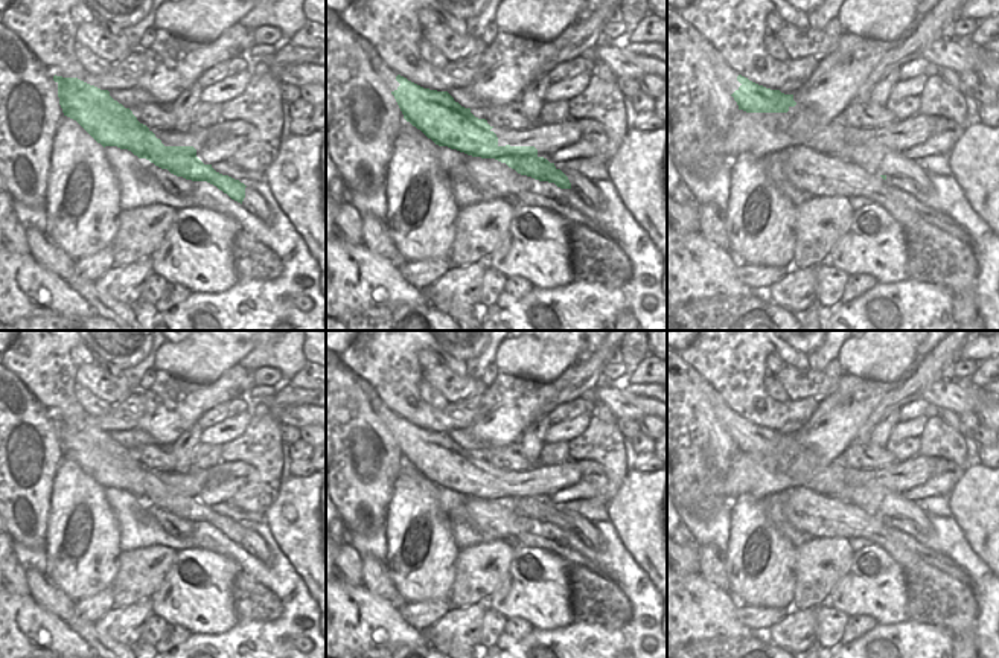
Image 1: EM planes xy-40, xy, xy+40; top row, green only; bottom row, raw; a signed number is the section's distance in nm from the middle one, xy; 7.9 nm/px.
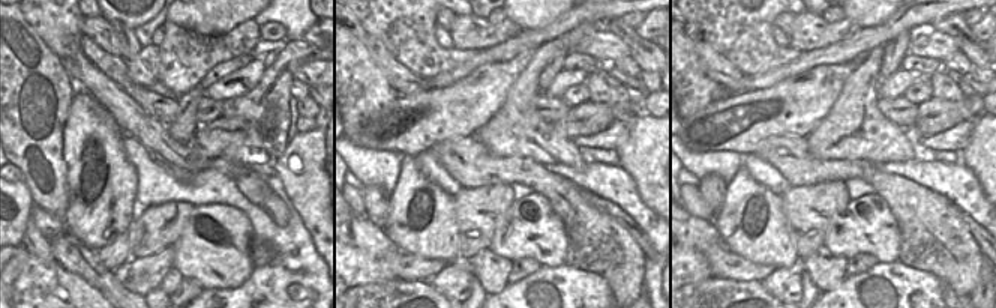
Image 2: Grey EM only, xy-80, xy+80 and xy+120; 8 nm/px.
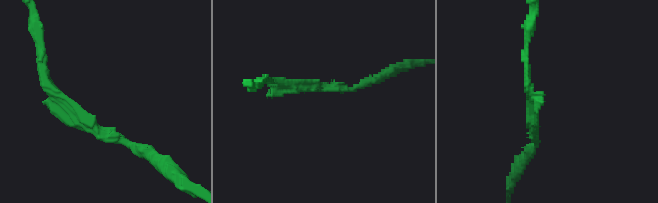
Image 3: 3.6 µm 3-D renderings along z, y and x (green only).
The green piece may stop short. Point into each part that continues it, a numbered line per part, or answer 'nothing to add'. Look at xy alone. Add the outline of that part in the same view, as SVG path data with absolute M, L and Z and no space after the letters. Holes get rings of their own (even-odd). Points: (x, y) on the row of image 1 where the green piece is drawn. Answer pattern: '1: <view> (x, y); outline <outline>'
nothing to add

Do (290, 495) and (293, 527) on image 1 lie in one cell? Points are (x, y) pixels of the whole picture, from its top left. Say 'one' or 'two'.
one

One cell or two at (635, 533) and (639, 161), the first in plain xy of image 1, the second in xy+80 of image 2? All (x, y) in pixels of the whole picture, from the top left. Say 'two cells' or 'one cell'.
one cell

